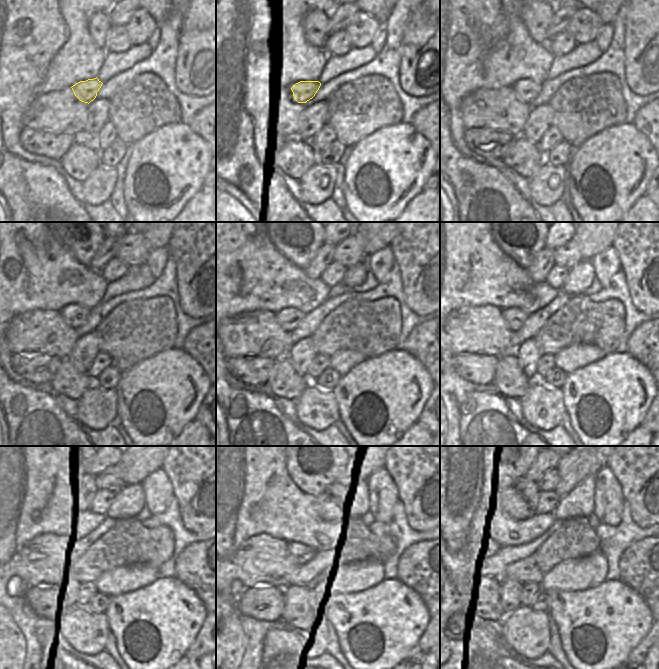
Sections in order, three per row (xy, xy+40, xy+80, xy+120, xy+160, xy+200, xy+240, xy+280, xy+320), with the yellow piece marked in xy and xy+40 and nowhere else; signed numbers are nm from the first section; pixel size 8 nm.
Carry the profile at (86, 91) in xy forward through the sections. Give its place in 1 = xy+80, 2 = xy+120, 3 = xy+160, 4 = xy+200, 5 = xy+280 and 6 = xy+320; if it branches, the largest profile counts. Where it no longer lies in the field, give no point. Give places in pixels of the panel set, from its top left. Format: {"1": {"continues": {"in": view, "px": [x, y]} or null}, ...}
{"1": {"continues": {"in": "xy+80", "px": [526, 90]}}, "2": {"continues": {"in": "xy+120", "px": [74, 315]}}, "3": {"continues": {"in": "xy+160", "px": [289, 318]}}, "4": {"continues": {"in": "xy+200", "px": [515, 318]}}, "5": {"continues": {"in": "xy+280", "px": [296, 549]}}, "6": {"continues": {"in": "xy+320", "px": [523, 549]}}}

